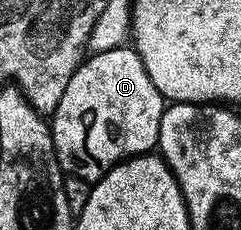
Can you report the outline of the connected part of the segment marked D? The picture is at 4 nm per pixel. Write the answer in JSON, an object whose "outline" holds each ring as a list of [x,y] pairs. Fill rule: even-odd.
{"outline":[[[130,45],[84,57],[61,95],[61,104],[57,104],[55,113],[49,118],[59,167],[64,175],[72,178],[92,184],[100,182],[105,172],[113,169],[118,162],[152,153],[158,147],[164,109],[165,100],[161,92],[157,92],[153,80],[149,80],[149,72],[145,72],[141,56]]]}

